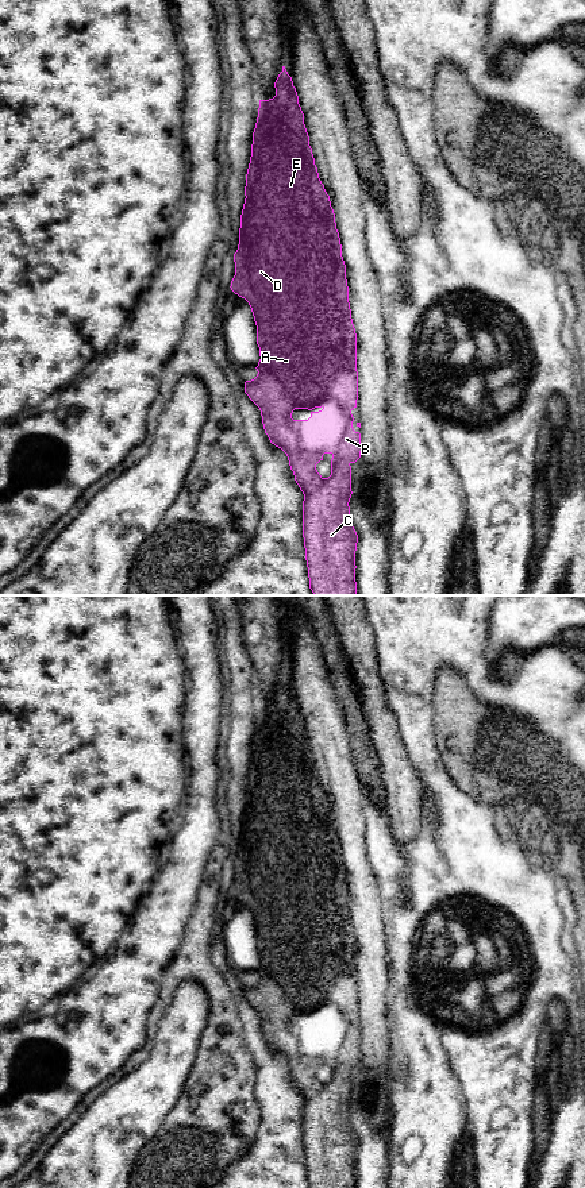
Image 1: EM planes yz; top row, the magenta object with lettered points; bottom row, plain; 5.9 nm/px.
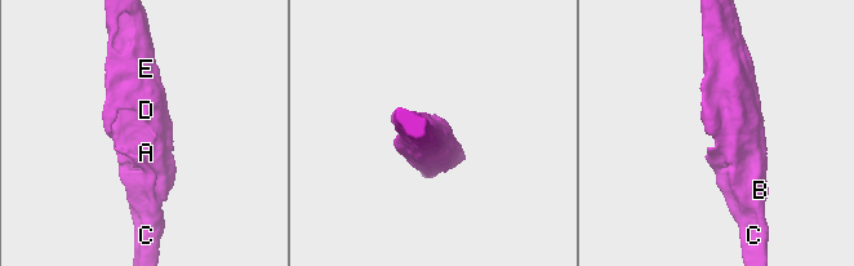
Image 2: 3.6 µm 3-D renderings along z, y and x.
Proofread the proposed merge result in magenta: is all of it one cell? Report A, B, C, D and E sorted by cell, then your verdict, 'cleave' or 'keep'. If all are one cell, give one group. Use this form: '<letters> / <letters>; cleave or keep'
A B C D E; keep

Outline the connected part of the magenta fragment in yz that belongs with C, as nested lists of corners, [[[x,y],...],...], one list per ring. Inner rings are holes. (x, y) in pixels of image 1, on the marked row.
[[[285,66],[278,74],[276,82],[276,96],[269,100],[259,100],[258,117],[253,132],[251,157],[246,174],[245,186],[245,204],[240,215],[239,244],[234,254],[235,275],[231,281],[231,290],[239,297],[245,298],[253,312],[257,325],[257,344],[259,347],[259,362],[255,367],[258,374],[254,379],[245,382],[245,393],[259,408],[265,433],[272,444],[281,448],[289,460],[290,470],[293,471],[295,481],[304,494],[303,501],[303,537],[305,548],[305,560],[308,567],[309,589],[313,595],[357,595],[355,582],[355,551],[358,535],[351,524],[350,516],[350,498],[351,498],[351,463],[361,458],[361,433],[353,428],[354,417],[351,410],[357,408],[358,400],[358,371],[357,371],[357,333],[351,319],[351,309],[349,302],[349,286],[346,279],[346,265],[342,256],[342,244],[339,232],[336,230],[335,213],[331,207],[330,196],[322,184],[315,165],[312,148],[309,146],[309,136],[304,124],[304,113],[299,104],[299,96],[293,86],[292,77],[288,74]],[[295,409],[308,409],[311,417],[308,420],[293,420],[292,413]],[[324,454],[331,454],[331,475],[323,478],[316,464],[323,460]]]

